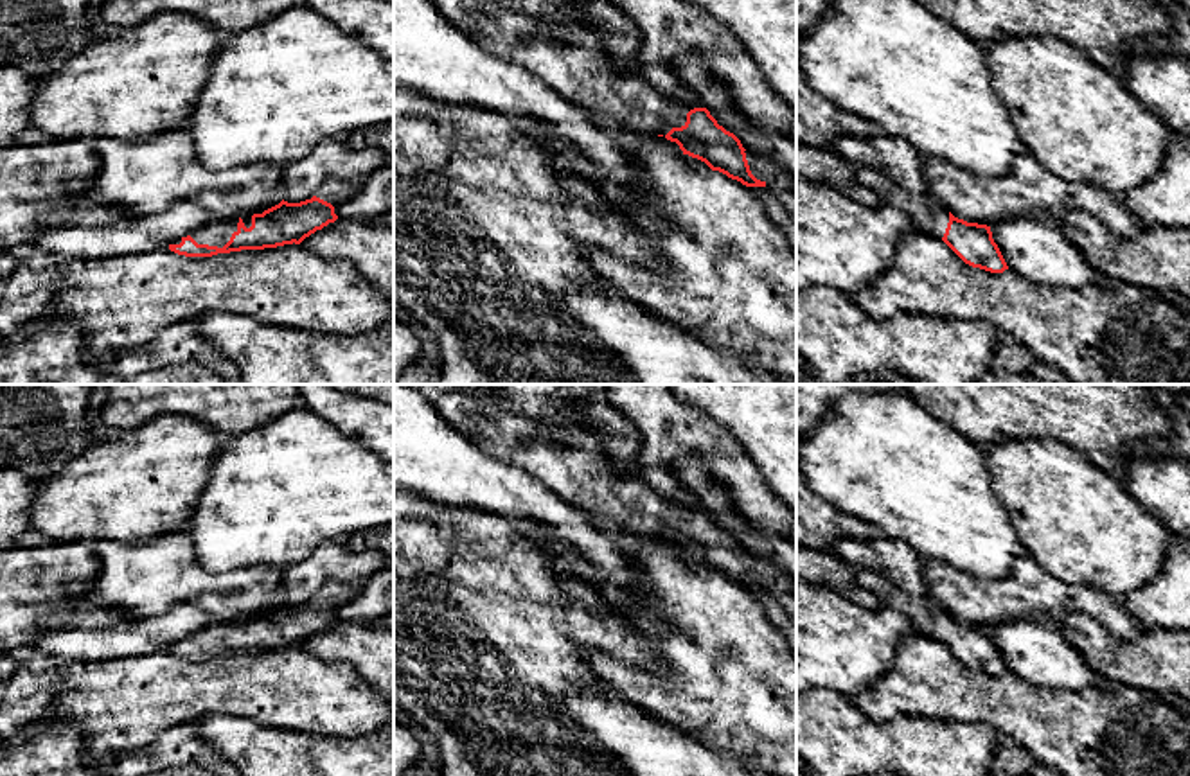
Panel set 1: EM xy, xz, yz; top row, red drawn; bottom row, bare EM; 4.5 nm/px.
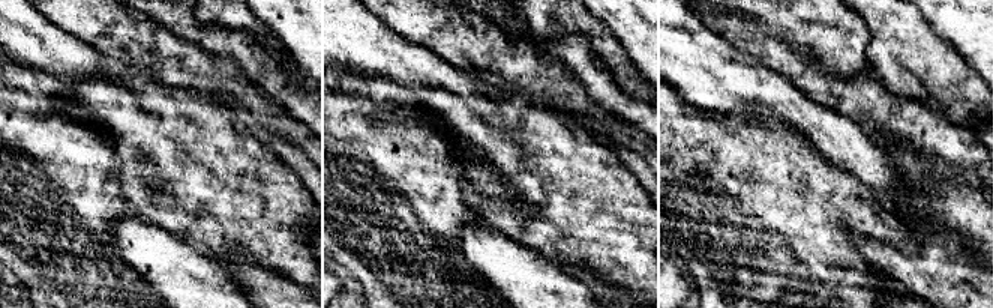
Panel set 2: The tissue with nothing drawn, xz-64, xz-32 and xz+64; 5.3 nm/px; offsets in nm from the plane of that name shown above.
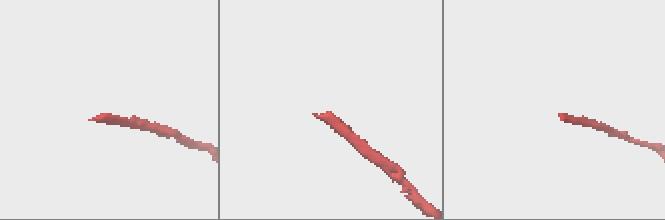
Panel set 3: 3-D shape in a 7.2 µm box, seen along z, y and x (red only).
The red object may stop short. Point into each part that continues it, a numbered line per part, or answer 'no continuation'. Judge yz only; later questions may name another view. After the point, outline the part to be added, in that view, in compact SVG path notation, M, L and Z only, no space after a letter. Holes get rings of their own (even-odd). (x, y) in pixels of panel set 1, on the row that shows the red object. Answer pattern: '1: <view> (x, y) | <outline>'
1: yz (926, 214) | M856 167L857 181L877 194L881 205L902 210L915 232L942 239L949 223L949 210L929 192L910 192L874 167Z

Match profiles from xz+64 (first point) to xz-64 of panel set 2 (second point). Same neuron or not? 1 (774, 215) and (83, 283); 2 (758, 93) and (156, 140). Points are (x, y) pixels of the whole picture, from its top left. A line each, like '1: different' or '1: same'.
1: same
2: different

